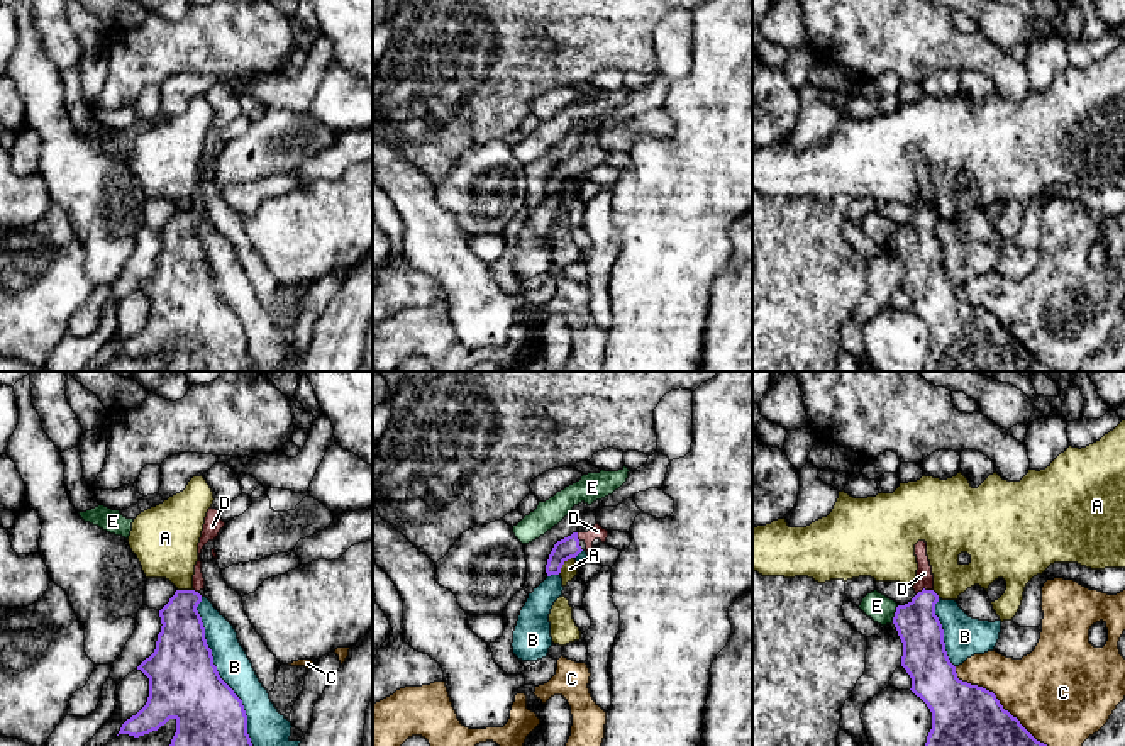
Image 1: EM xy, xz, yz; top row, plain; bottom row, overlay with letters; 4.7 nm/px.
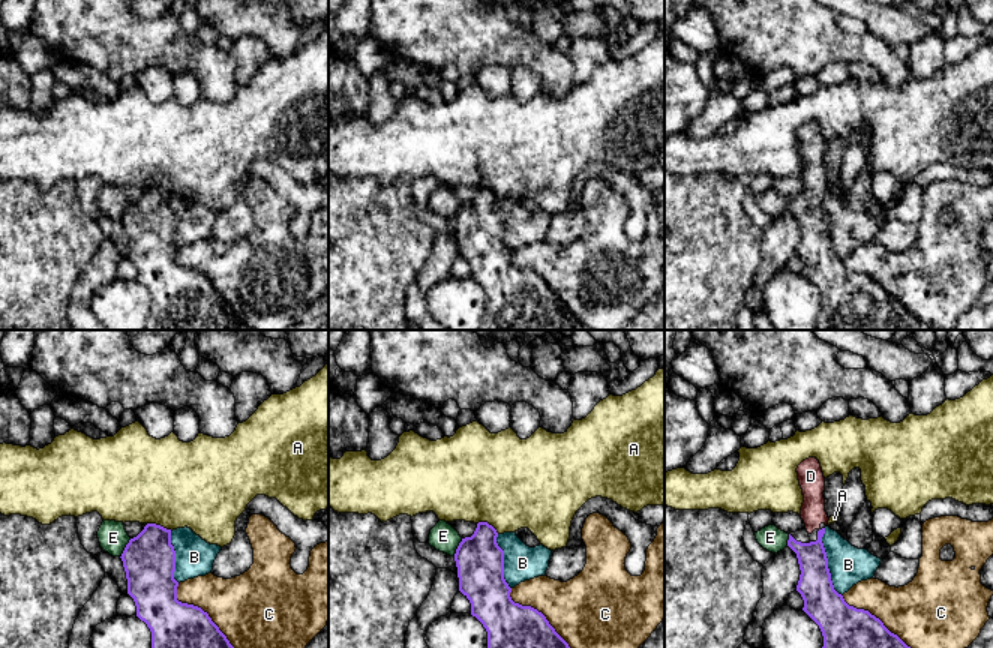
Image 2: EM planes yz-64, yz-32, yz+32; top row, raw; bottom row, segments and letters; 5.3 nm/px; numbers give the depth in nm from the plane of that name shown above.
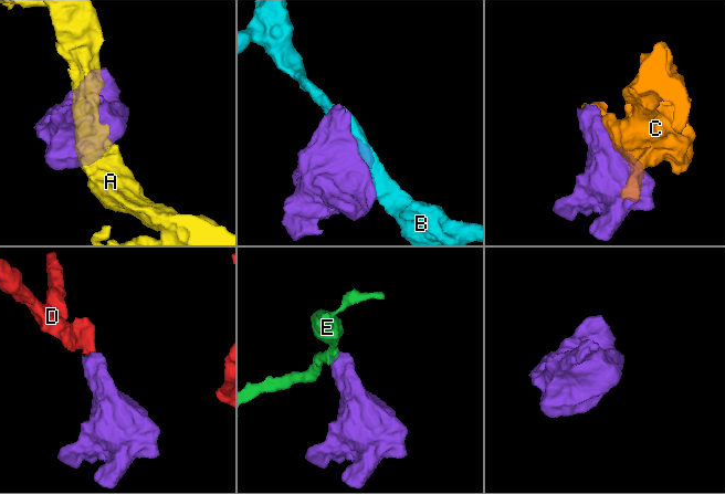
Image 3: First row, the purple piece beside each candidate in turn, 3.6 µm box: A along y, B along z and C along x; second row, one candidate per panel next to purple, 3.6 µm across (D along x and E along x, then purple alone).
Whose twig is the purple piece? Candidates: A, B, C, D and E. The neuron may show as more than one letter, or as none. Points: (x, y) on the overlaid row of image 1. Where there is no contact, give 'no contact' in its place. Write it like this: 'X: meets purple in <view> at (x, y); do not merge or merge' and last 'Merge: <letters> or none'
A: meets purple in xz at (563, 563); do not merge
B: meets purple in xy at (217, 672); do not merge
C: meets purple in yz at (998, 701); do not merge
D: meets purple in yz at (924, 589); merge
E: meets purple in yz at (895, 614); do not merge
Merge: D

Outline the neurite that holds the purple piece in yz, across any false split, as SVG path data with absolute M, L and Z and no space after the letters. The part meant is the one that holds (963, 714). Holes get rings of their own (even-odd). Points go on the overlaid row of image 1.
M925 541L915 544L915 556L917 595L896 607L893 624L903 643L901 666L912 678L910 690L932 712L925 746L1047 746L1005 710L993 692L957 678L935 615L939 595Z

